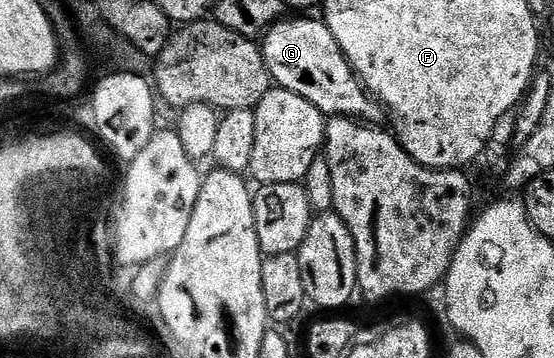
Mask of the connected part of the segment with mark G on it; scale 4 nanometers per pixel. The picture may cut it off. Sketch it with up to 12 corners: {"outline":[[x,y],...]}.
{"outline":[[326,21],[262,35],[272,83],[324,116],[377,121]]}

